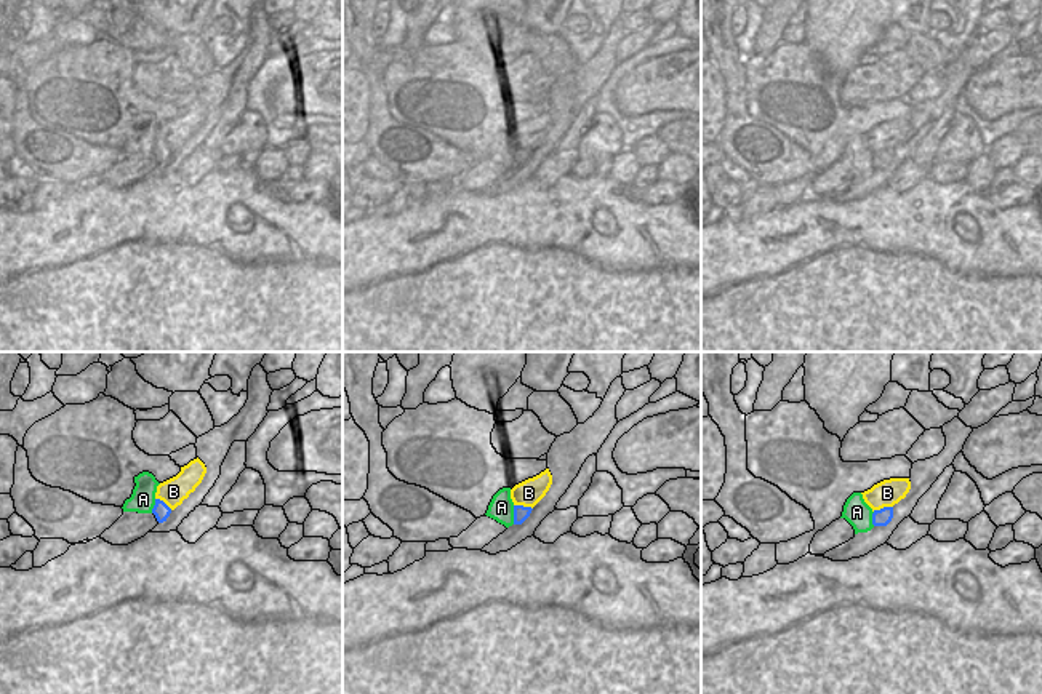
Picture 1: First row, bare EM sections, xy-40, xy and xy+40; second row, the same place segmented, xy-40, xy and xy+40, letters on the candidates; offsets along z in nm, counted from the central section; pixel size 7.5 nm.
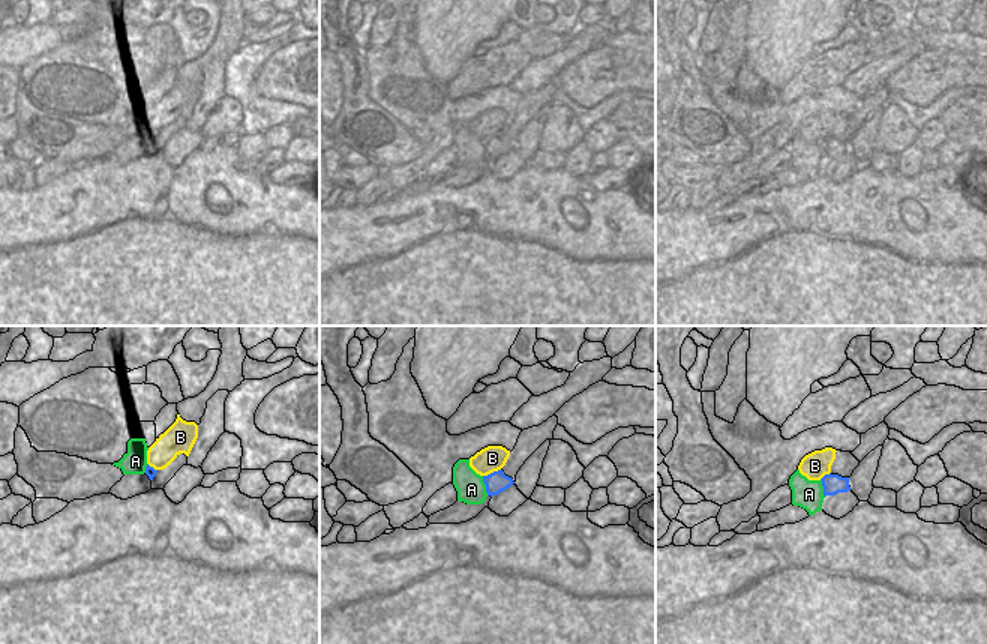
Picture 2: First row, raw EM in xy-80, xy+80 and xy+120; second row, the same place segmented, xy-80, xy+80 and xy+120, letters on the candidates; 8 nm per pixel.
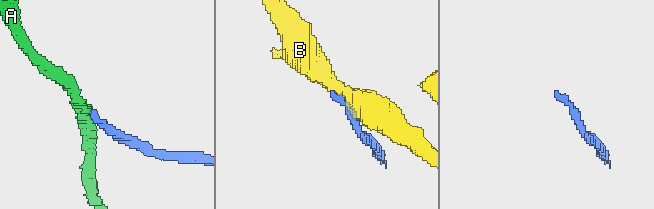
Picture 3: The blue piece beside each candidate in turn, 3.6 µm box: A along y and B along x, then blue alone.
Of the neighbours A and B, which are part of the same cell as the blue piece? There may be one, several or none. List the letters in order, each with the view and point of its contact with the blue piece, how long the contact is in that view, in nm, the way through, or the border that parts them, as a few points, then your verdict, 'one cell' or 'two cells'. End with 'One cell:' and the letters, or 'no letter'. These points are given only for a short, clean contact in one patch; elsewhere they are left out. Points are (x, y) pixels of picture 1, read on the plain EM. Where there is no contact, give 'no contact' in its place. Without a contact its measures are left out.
A: contact xy (514, 157); length 140 nm; border xy (512, 147), (514, 165); two cells
B: contact xy+40 (884, 149); length 160 nm; border xy+40 (892, 147), (873, 152); two cells
One cell: no letter

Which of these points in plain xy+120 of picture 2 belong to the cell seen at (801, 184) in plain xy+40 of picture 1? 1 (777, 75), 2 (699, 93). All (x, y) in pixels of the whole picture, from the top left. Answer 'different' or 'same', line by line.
1: different
2: different

